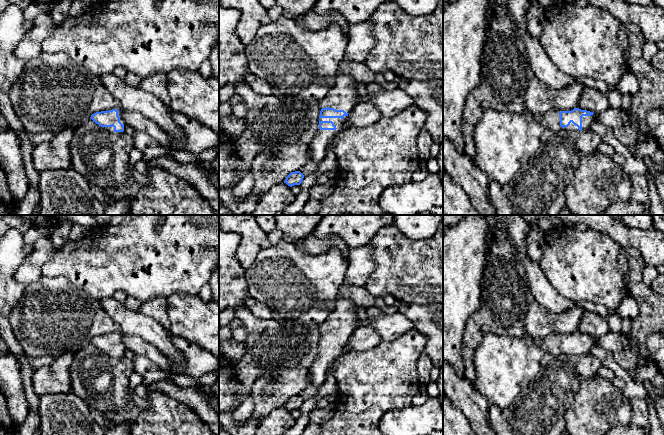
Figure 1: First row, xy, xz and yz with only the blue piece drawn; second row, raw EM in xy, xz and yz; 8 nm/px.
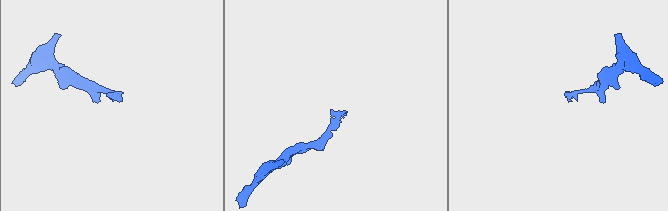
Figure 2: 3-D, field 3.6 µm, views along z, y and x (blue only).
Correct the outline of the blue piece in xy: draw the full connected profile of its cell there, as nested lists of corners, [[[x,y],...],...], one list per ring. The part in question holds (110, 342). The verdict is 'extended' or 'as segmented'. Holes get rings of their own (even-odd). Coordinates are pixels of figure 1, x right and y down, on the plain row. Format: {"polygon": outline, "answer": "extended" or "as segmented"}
{"polygon": [[[120,331],[109,335],[96,336],[91,339],[90,343],[108,356],[114,358],[123,358],[126,350]]], "answer": "extended"}

